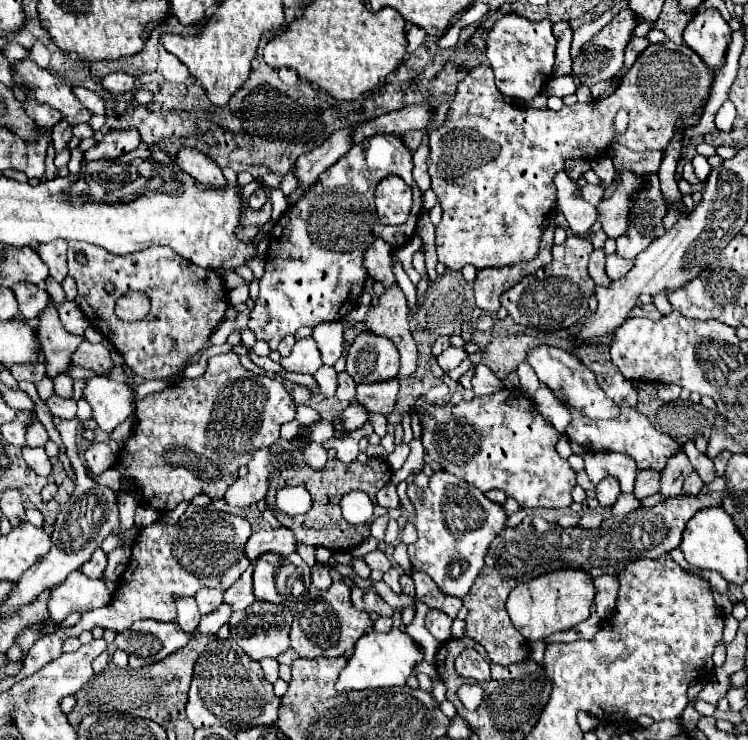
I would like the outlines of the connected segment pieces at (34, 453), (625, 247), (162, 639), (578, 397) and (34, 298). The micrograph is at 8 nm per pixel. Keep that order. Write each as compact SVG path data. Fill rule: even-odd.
M24 448L24 460L38 476L50 476L52 474L52 462L46 456L44 448Z
M656 174L648 176L648 190L636 198L636 206L632 206L630 228L624 236L616 240L616 254L628 260L634 260L642 250L646 250L652 240L664 234L662 218L666 216L664 198L660 198L660 184L656 182Z
M140 620L136 626L116 634L116 646L128 654L130 666L146 666L164 660L168 654L184 648L194 634L184 634L174 622Z
M540 346L540 348L532 350L532 354L528 354L526 362L536 370L542 384L546 384L554 392L562 392L562 398L566 400L566 404L574 410L580 410L586 418L608 420L608 418L616 418L616 414L620 414L620 408L598 386L594 372L590 368L586 368L574 354L568 354L560 348L552 348L552 346Z
M16 282L12 286L12 292L16 296L16 302L18 302L18 310L20 314L30 320L30 318L36 318L44 306L50 302L50 296L46 290L38 288L36 284L30 284L30 282Z

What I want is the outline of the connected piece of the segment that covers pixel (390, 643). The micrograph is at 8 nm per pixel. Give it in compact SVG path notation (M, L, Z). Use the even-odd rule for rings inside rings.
M392 628L386 634L370 632L364 634L354 646L354 652L350 654L346 668L340 672L336 690L338 692L352 692L352 690L366 690L366 688L390 688L390 686L404 686L406 678L412 674L414 664L418 664L424 658L422 650L414 644L414 640L398 630Z

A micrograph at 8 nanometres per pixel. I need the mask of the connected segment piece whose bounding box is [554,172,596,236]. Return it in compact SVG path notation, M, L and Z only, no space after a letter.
M558 172L554 176L554 184L558 190L558 208L564 212L572 234L584 236L596 222L596 208L582 200L582 196L576 192L578 184L572 182L566 172Z

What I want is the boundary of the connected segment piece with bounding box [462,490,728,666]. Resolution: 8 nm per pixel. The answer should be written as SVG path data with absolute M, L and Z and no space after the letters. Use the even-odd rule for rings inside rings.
M728 490L712 492L706 496L674 496L668 498L664 504L652 508L638 508L624 516L612 516L594 530L586 530L580 526L560 528L536 514L528 514L516 528L502 530L488 548L484 568L480 570L472 590L462 600L468 610L468 616L464 620L466 636L484 646L490 660L500 666L522 662L524 658L528 658L530 648L524 636L512 626L512 622L508 622L504 604L512 588L530 578L530 572L532 578L560 568L586 570L594 578L602 574L620 574L630 562L636 562L640 558L658 558L678 548L688 520L698 510L722 506L722 500L726 496Z

